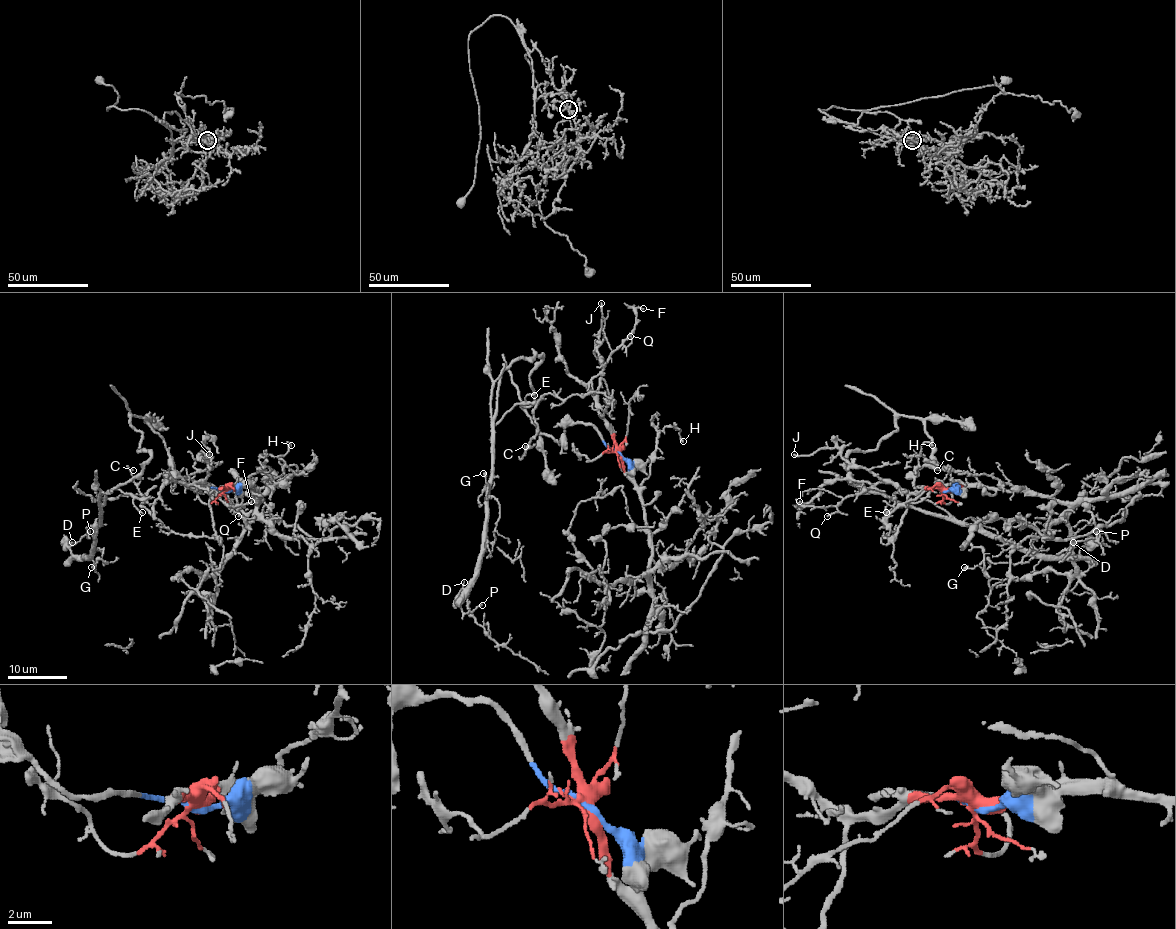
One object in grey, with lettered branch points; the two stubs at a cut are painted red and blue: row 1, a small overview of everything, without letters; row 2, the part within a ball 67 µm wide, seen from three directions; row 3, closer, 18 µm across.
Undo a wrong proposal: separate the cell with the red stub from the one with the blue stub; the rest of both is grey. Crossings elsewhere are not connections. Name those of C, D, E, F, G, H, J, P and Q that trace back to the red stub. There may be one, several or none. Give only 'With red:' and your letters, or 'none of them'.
With red: C, F, H, J, Q

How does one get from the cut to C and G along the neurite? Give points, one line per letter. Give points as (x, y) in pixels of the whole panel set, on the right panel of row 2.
C: (944, 490), (913, 492), (901, 526), (883, 536), (891, 530), (885, 517), (923, 499), (947, 472), (937, 469)
G: (944, 492), (914, 487), (932, 451), (919, 419), (846, 457), (862, 490), (1034, 548), (964, 568)

